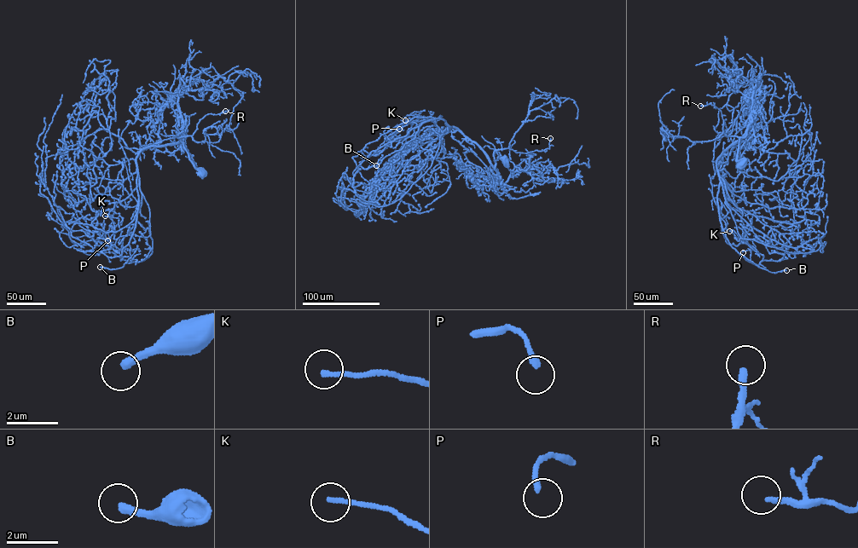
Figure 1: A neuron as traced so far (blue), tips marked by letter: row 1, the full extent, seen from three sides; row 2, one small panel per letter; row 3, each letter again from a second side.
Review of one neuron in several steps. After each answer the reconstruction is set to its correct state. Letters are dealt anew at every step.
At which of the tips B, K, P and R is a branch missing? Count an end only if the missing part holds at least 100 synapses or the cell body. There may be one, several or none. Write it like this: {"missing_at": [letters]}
{"missing_at": ["B"]}

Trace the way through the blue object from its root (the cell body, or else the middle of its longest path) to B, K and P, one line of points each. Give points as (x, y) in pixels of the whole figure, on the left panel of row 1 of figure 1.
B: (201, 173), (182, 138), (141, 151), (130, 256), (122, 268), (100, 267)
K: (201, 173), (182, 138), (149, 146), (136, 159), (136, 221), (119, 256), (101, 251), (121, 232), (105, 216)
P: (201, 173), (182, 138), (141, 151), (134, 219), (72, 228), (107, 240)

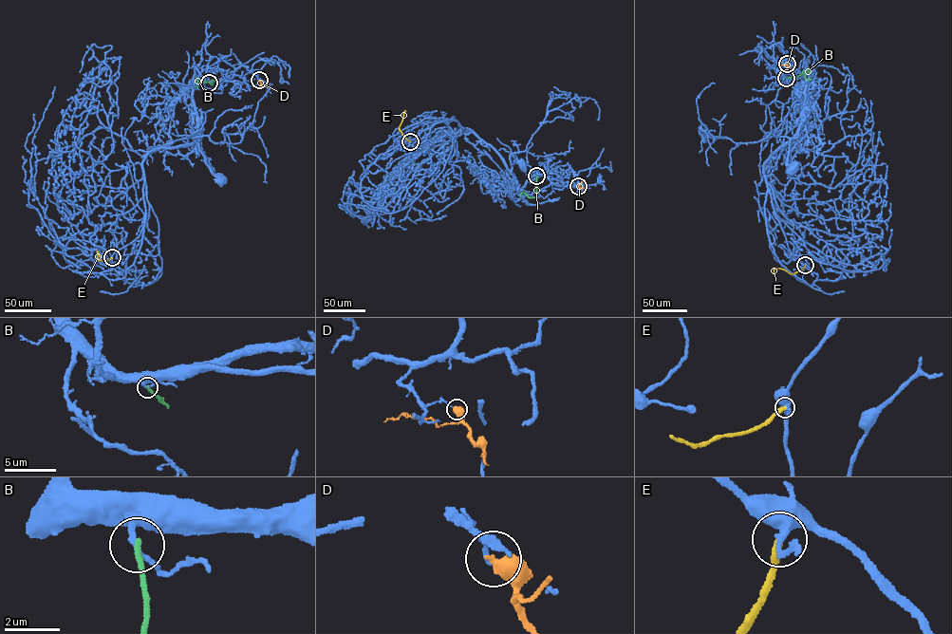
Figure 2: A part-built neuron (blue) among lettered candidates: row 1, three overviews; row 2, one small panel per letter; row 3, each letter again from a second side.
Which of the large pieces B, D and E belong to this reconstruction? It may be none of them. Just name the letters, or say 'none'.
none

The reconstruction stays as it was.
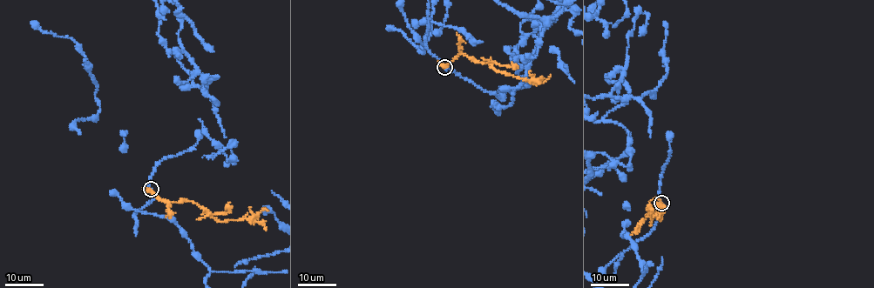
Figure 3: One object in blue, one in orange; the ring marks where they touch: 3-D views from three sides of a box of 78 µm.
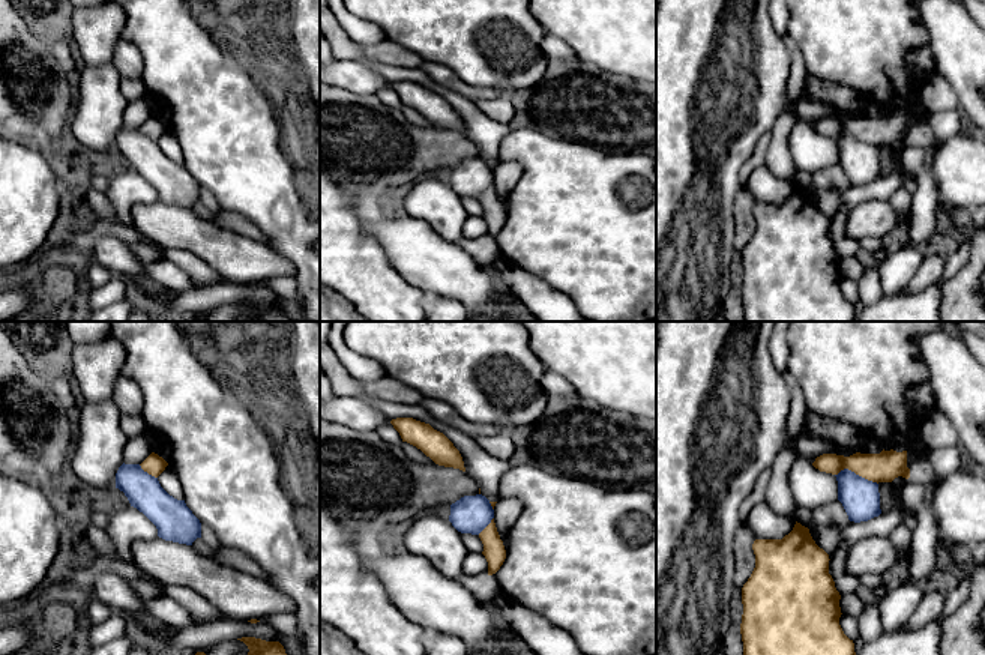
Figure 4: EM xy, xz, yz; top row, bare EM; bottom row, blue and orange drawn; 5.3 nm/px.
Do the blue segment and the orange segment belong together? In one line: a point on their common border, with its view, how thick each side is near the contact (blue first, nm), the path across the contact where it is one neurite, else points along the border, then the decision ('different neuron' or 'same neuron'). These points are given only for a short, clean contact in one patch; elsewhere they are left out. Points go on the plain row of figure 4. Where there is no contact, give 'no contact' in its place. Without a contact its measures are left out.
contact yz (855, 137); calibres 200 and 160 nm; border yz (835, 137), (850, 132), (877, 147); different neuron

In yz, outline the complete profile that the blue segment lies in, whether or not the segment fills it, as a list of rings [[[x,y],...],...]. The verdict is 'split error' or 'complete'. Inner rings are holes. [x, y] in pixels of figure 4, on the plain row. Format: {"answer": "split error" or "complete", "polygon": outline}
{"answer": "complete", "polygon": [[[844,132],[836,140],[838,164],[842,167],[848,183],[868,185],[881,177],[878,147]]]}

